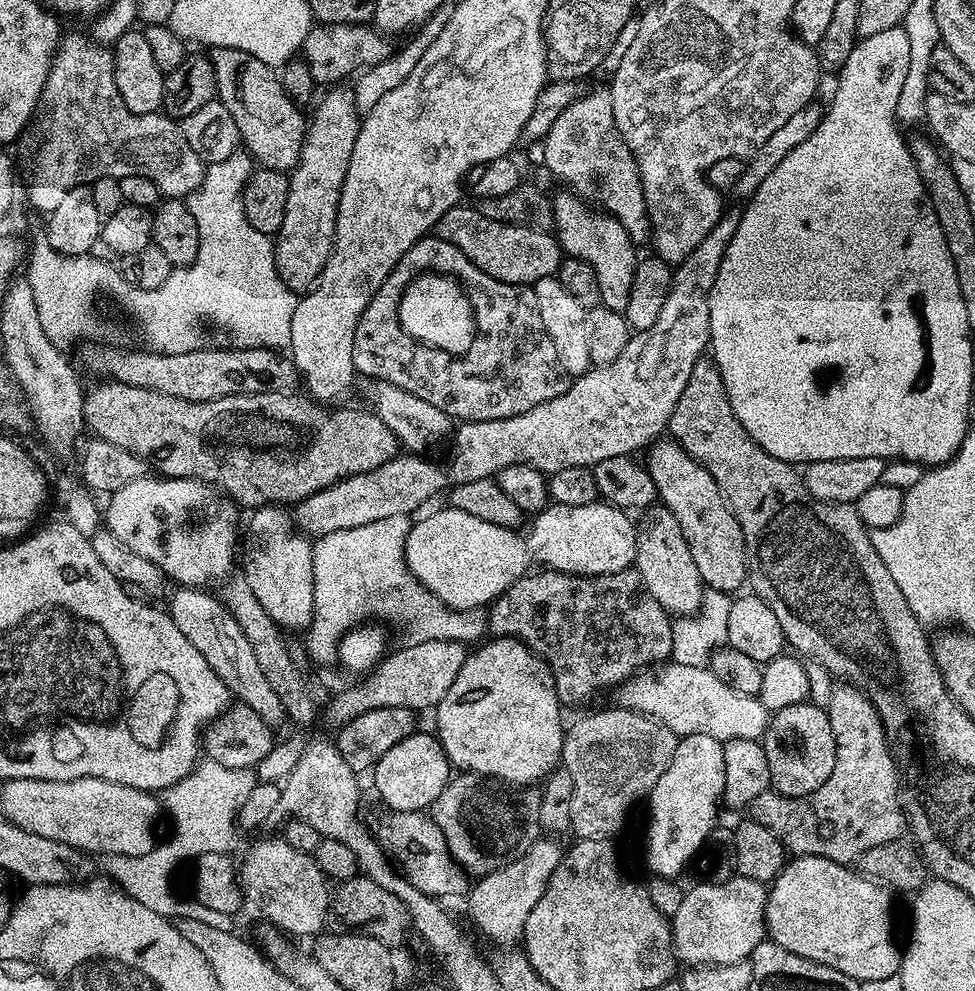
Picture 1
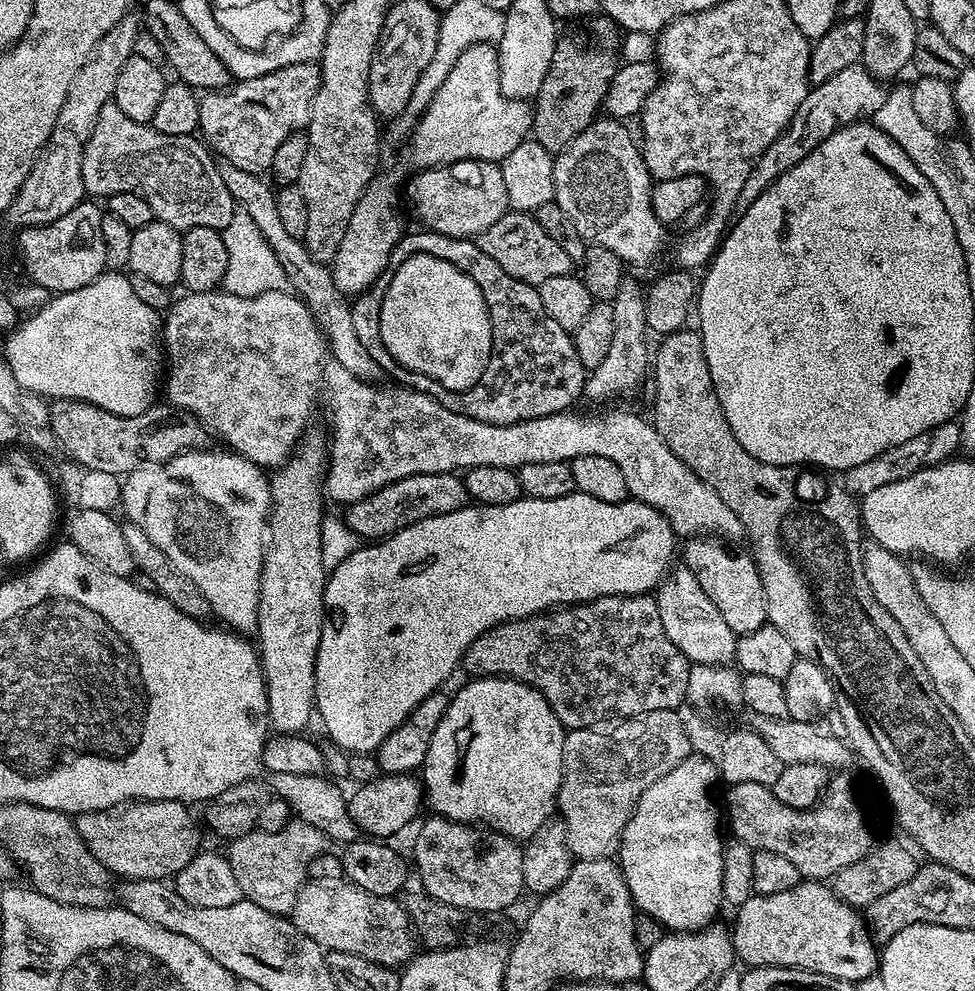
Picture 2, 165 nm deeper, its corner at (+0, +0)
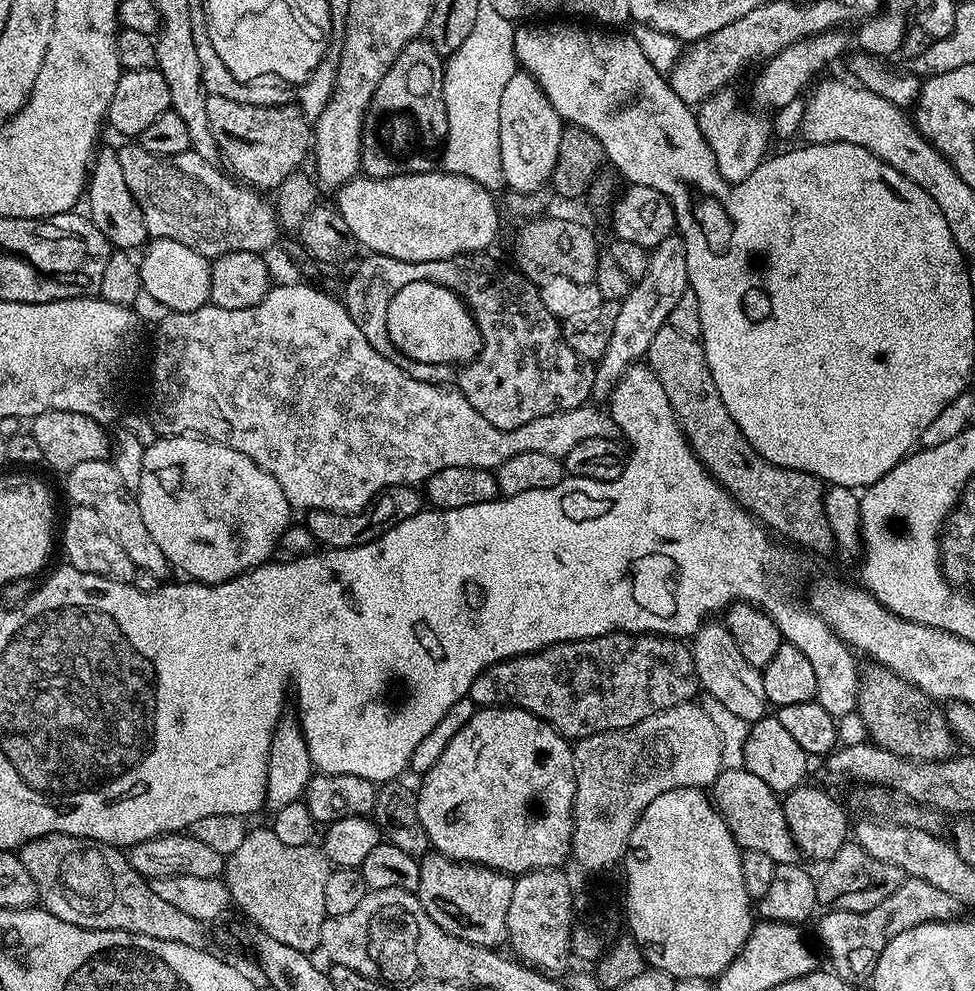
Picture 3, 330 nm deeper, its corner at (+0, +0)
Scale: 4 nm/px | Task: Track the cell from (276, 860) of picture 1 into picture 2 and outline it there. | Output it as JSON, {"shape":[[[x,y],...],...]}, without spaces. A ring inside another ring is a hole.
{"shape":[[[309,879],[296,898],[290,919],[306,938],[314,938],[328,952],[358,954],[375,964],[399,969],[417,951],[418,936],[399,899],[371,896],[366,890],[337,880]]]}

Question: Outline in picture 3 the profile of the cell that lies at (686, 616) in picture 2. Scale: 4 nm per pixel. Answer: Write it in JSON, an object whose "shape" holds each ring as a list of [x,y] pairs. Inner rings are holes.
{"shape":[[[701,623],[695,636],[690,640],[699,687],[707,695],[718,698],[718,702],[722,702],[722,706],[726,706],[730,714],[738,714],[738,718],[749,722],[760,720],[770,708],[766,689],[762,686],[761,669],[750,666],[750,662],[742,658],[734,638],[723,623],[712,623]]]}

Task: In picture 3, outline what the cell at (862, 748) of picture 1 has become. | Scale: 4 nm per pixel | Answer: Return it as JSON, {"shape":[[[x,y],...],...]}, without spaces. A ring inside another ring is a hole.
{"shape":[[[724,768],[710,786],[710,799],[716,811],[726,822],[736,845],[750,850],[759,850],[768,855],[775,864],[794,864],[801,859],[802,853],[790,834],[781,797],[762,778],[750,774],[745,768]]]}

